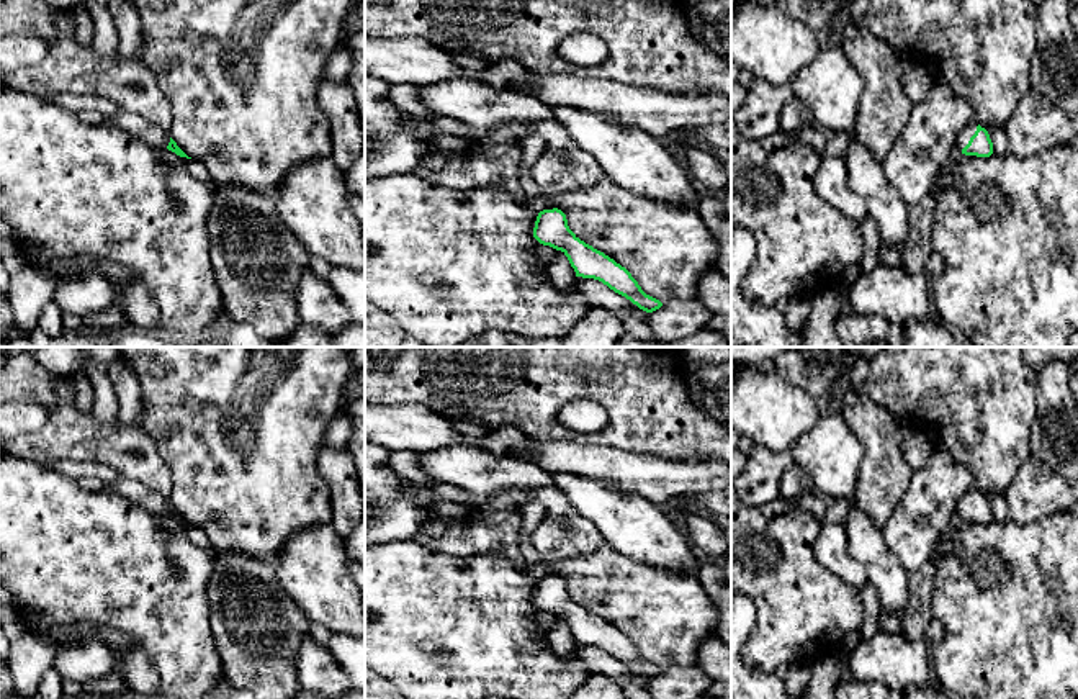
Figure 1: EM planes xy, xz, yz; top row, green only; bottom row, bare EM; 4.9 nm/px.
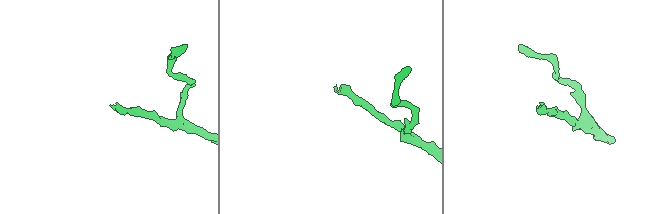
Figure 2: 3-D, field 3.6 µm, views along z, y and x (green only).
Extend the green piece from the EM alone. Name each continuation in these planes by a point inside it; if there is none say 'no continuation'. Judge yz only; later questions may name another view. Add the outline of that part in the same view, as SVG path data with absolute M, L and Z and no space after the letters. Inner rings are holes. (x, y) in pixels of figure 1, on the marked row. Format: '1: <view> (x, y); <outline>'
1: yz (962, 138); M970 121L968 124L965 124L959 133L957 133L957 136L955 136L955 146L962 151L967 144L968 144L968 141L970 141L970 138L975 134L975 131L977 131L977 123L975 121Z

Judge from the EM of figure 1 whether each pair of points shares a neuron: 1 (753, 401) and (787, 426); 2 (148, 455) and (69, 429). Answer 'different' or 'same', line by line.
1: same
2: same

